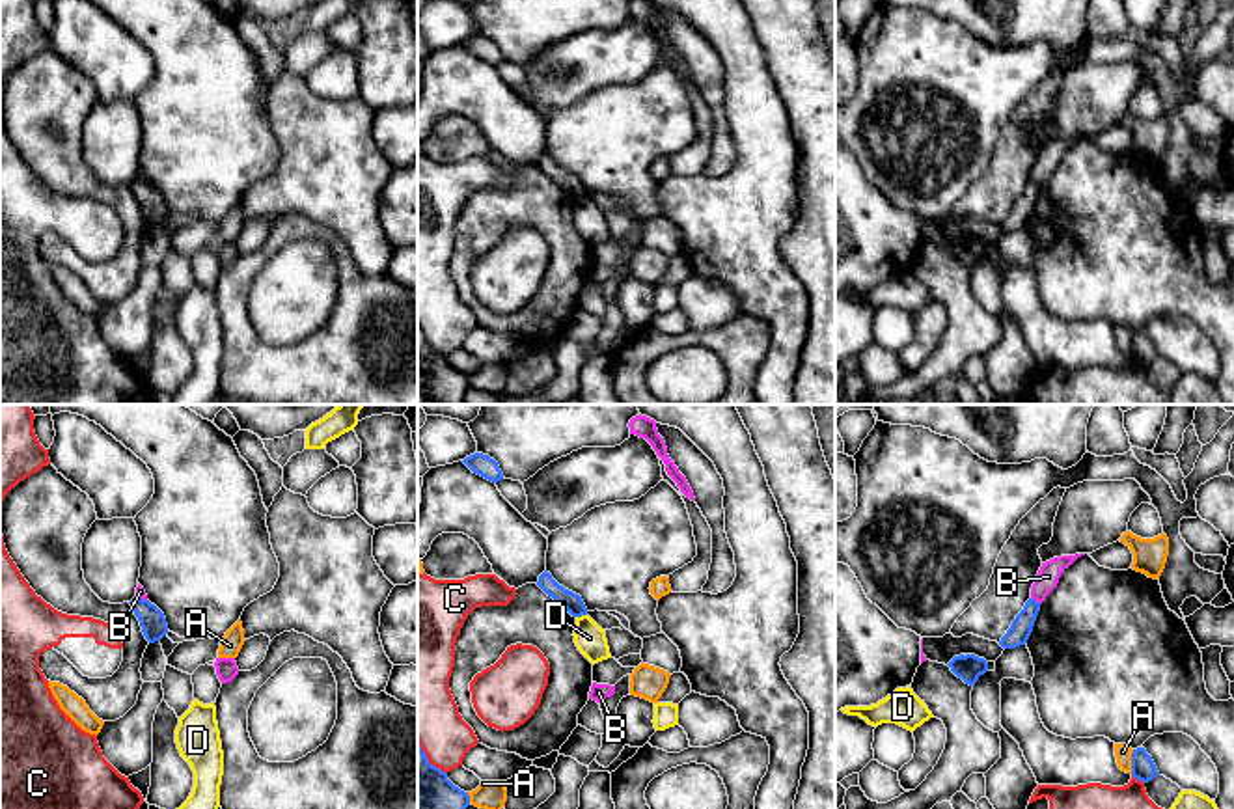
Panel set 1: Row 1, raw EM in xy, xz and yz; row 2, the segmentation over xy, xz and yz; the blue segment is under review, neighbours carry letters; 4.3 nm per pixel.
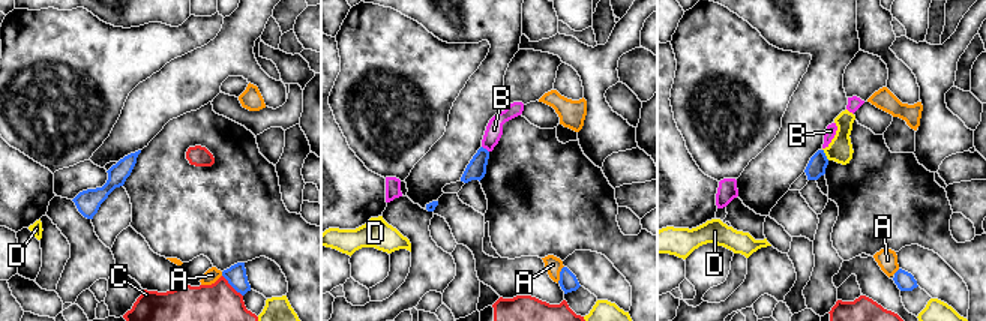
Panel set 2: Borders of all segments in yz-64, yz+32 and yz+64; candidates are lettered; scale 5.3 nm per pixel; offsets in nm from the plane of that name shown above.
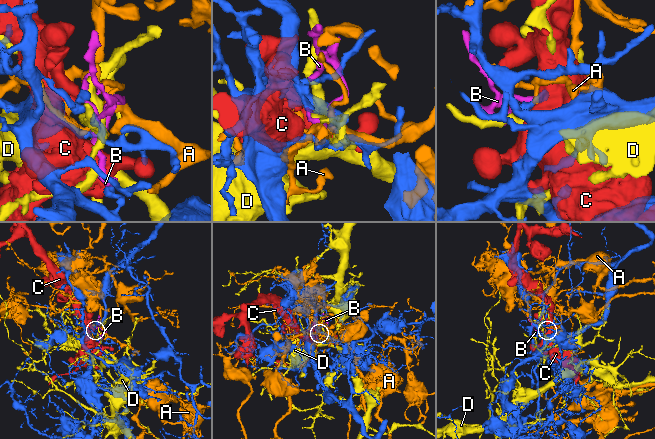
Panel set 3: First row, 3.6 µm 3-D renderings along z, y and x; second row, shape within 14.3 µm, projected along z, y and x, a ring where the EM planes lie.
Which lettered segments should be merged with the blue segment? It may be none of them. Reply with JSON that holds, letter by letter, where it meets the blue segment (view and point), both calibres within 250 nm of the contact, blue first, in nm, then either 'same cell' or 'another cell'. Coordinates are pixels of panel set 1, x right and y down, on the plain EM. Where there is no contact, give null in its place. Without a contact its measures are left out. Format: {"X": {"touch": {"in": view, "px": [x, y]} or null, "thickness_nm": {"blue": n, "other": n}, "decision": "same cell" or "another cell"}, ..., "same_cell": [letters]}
{"A": {"touch": {"in": "yz", "px": [1132, 343]}, "thickness_nm": {"blue": 110, "other": 70}, "decision": "another cell"}, "B": {"touch": {"in": "yz", "px": [1035, 183]}, "thickness_nm": {"blue": 90, "other": 100}, "decision": "another cell"}, "C": {"touch": {"in": "yz", "px": [1138, 360]}, "thickness_nm": {"blue": 110, "other": 320}, "decision": "another cell"}, "D": {"touch": {"in": "xz", "px": [580, 198]}, "thickness_nm": {"blue": 90, "other": 140}, "decision": "another cell"}, "same_cell": []}

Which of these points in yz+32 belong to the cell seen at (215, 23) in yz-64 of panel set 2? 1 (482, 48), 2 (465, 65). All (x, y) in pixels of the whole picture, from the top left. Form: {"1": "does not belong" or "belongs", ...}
{"1": "belongs", "2": "belongs"}

